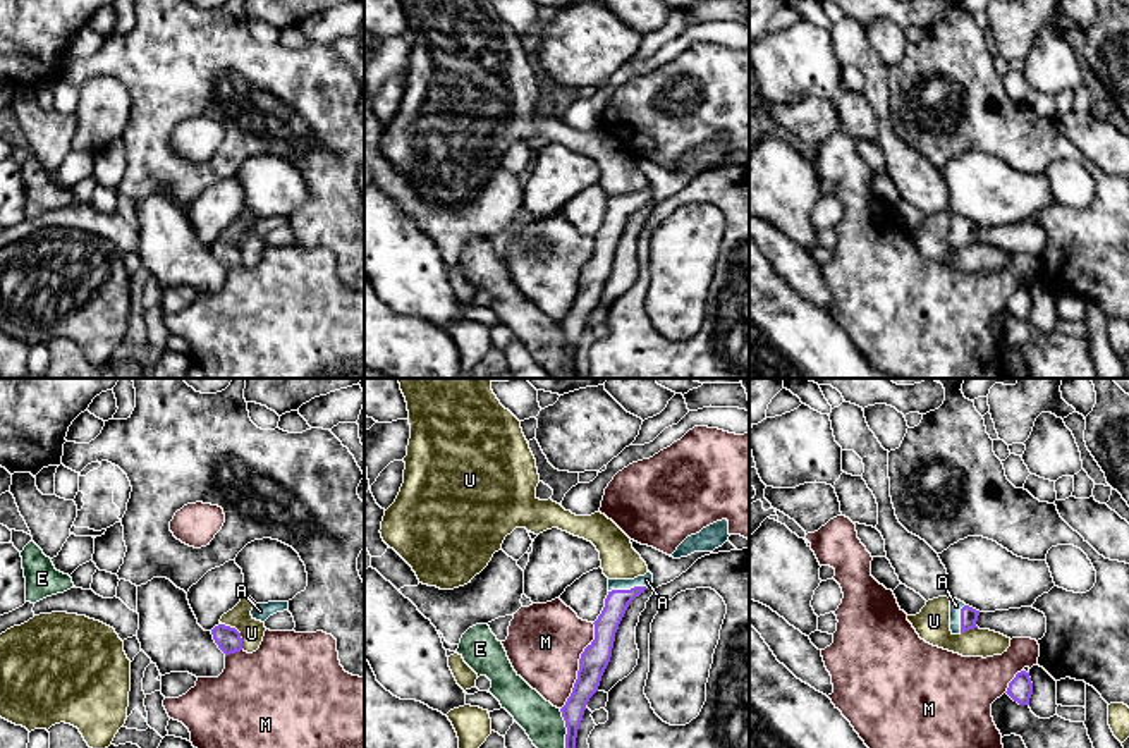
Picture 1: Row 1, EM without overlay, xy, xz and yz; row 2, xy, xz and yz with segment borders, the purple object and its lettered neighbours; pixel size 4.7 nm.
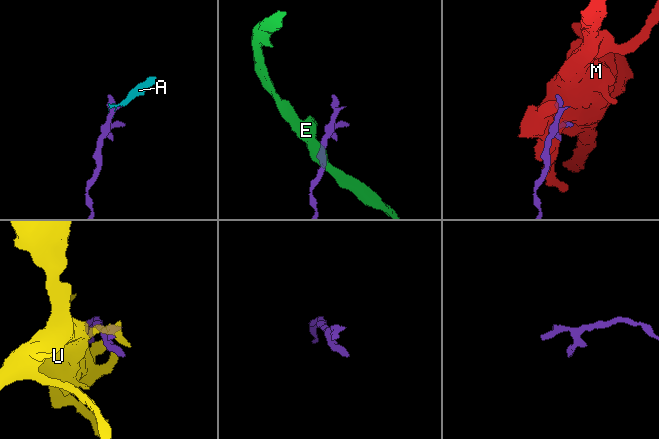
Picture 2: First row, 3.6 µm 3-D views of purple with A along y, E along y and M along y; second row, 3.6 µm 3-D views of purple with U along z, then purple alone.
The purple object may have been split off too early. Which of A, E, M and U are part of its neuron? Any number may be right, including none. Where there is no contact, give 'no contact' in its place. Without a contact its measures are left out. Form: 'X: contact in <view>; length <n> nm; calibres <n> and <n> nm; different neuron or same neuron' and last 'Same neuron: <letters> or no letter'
A: contact in xz; length 190 nm; calibres 110 and 60 nm; same neuron
E: contact in xz; length 260 nm; calibres 110 and 190 nm; different neuron
M: contact in xz; length 440 nm; calibres 130 and 360 nm; different neuron
U: contact in xy; length 160 nm; calibres 120 and 110 nm; different neuron
Same neuron: A

